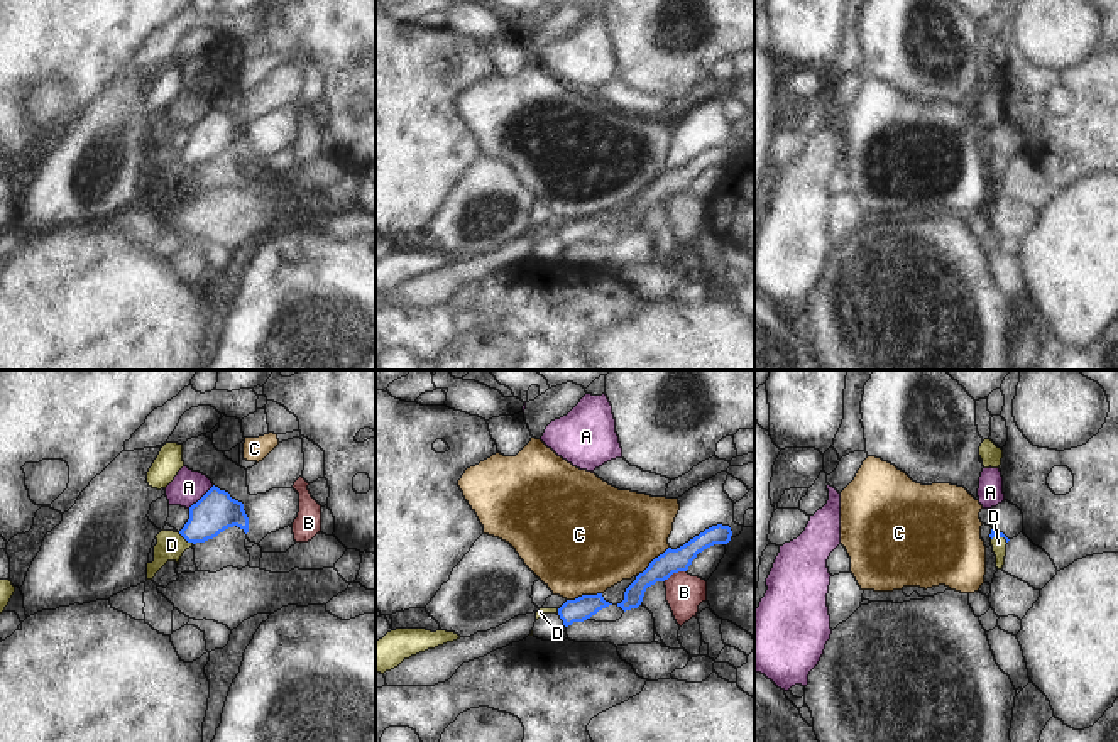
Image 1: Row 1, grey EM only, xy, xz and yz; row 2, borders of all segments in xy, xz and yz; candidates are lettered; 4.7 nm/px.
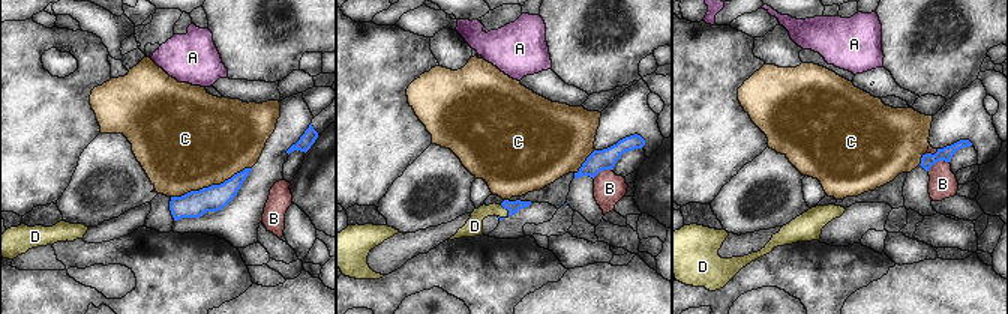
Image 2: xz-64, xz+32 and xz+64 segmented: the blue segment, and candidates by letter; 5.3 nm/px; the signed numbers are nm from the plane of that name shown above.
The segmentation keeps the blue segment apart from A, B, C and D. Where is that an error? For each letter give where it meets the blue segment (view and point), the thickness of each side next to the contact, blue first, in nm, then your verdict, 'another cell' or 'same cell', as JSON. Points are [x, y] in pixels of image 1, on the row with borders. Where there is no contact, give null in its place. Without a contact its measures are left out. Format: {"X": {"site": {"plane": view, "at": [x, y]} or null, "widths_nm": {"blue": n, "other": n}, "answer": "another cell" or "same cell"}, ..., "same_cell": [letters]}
{"A": {"site": {"plane": "xy", "at": [202, 497]}, "widths_nm": {"blue": 190, "other": 160}, "answer": "another cell"}, "B": {"site": {"plane": "xz", "at": [674, 572]}, "widths_nm": {"blue": 110, "other": 180}, "answer": "another cell"}, "C": {"site": {"plane": "xz", "at": [584, 595]}, "widths_nm": {"blue": 120, "other": 500}, "answer": "another cell"}, "D": {"site": {"plane": "xy", "at": [186, 540]}, "widths_nm": {"blue": 190, "other": 130}, "answer": "same cell"}, "same_cell": ["D"]}

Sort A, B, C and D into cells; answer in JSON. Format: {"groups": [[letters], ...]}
{"groups": [["A"], ["B"], ["C"], ["D"]]}

